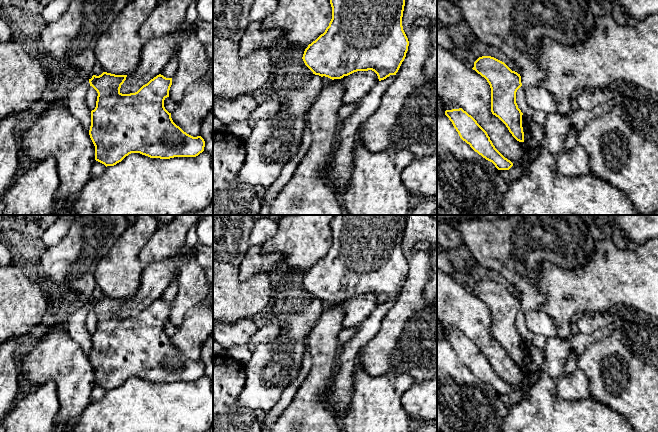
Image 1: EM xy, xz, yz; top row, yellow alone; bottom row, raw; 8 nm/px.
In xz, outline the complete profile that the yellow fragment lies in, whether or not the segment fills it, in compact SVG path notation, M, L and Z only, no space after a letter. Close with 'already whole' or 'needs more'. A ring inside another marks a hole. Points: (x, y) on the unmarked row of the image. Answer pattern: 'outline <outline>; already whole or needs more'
outline M335 215L330 223L332 243L325 256L308 269L303 278L305 289L315 299L332 304L357 295L374 295L379 305L396 299L408 275L409 265L403 254L402 241L407 215Z; already whole

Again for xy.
outline M103 296L101 299L93 299L89 303L98 317L96 331L91 335L90 362L95 370L95 384L107 390L114 390L131 377L140 377L150 382L170 383L174 381L196 381L204 375L205 365L201 360L193 361L177 350L164 331L164 324L169 321L172 302L166 302L159 298L143 309L137 316L122 318L121 309L127 299L115 299Z; already whole

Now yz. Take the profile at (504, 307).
outline M491 280L479 281L472 293L490 309L492 338L506 349L517 365L524 366L523 337L516 327L516 316L522 310L520 298Z; already whole

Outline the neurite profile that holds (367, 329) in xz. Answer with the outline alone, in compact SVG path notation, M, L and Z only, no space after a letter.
M390 299L377 306L371 314L357 325L357 332L347 343L341 345L338 364L335 366L330 387L326 393L328 406L337 417L343 418L347 413L353 391L353 371L358 351L379 331L385 314L394 306L396 299Z

